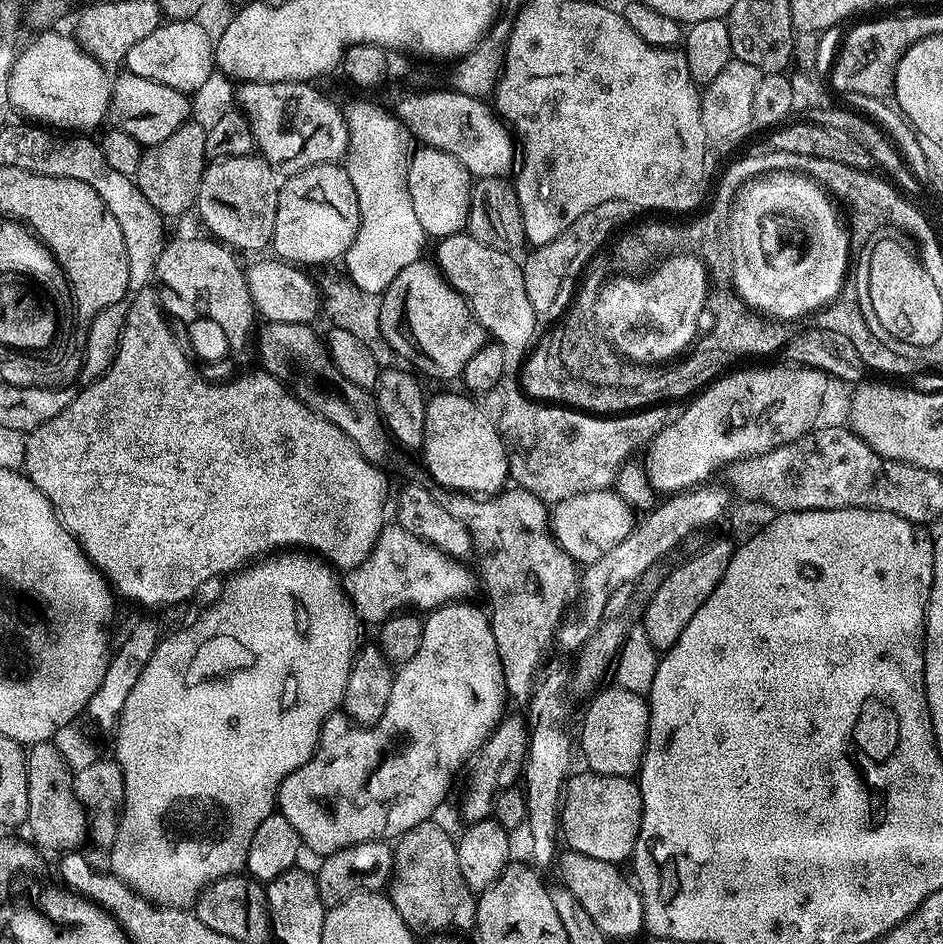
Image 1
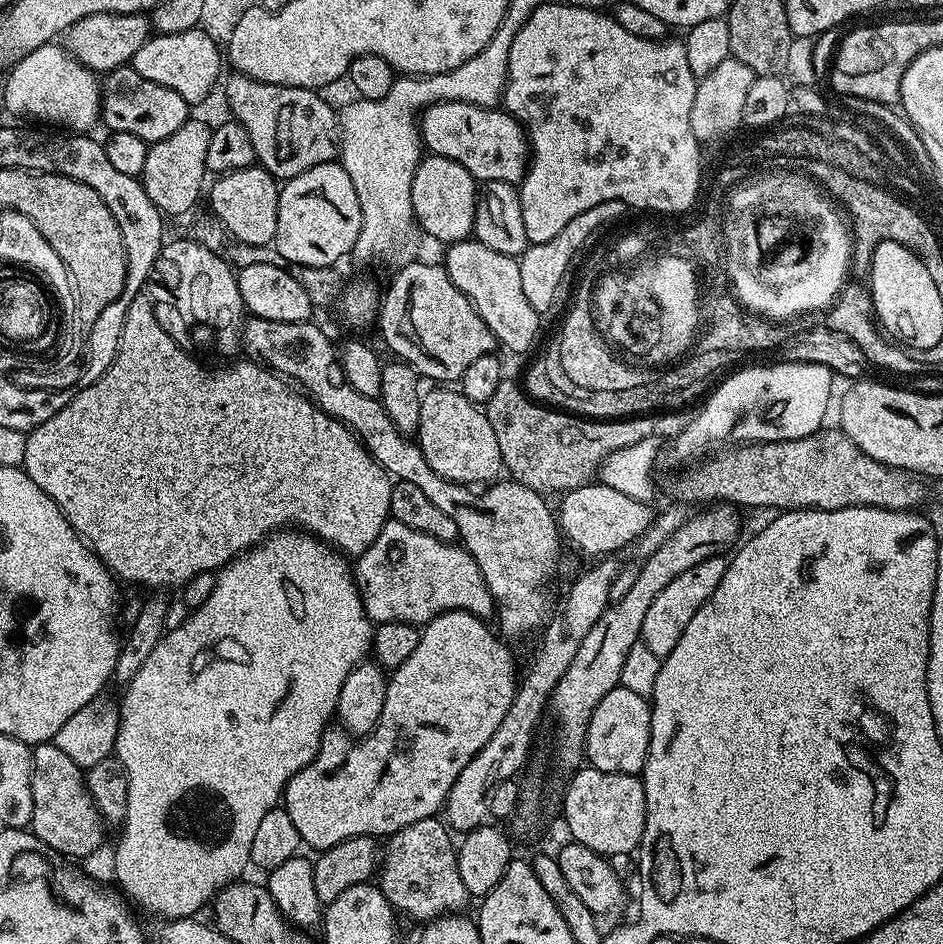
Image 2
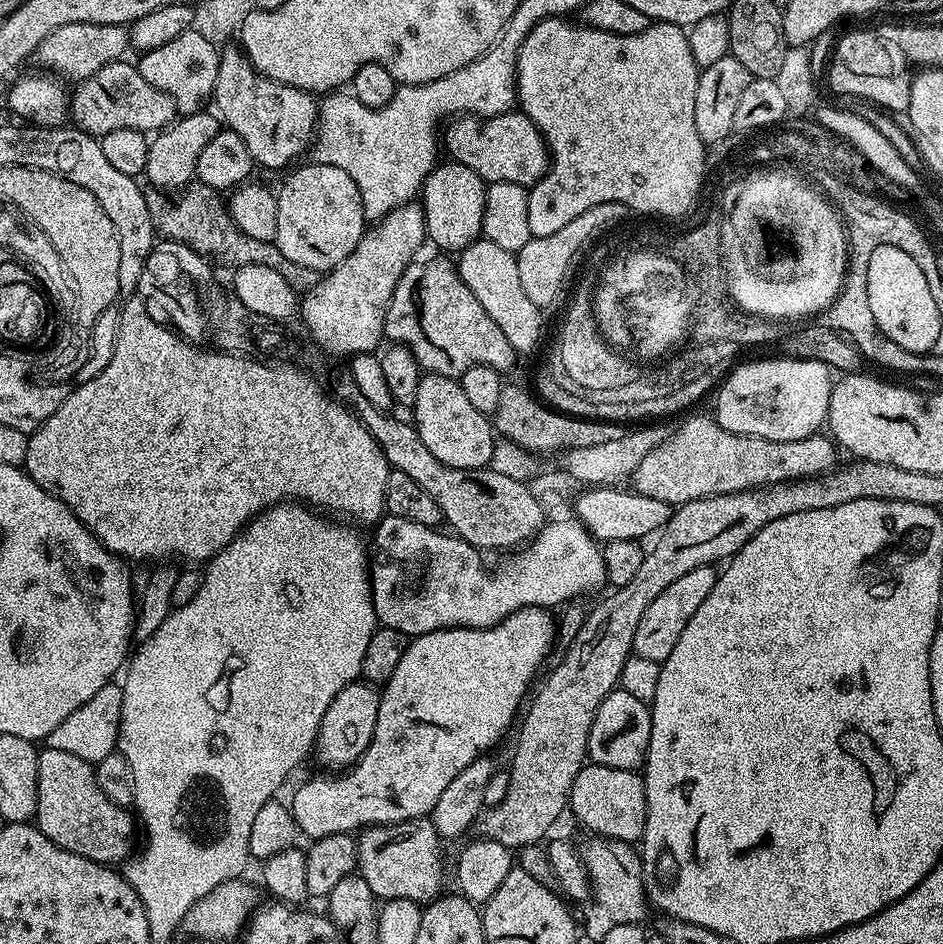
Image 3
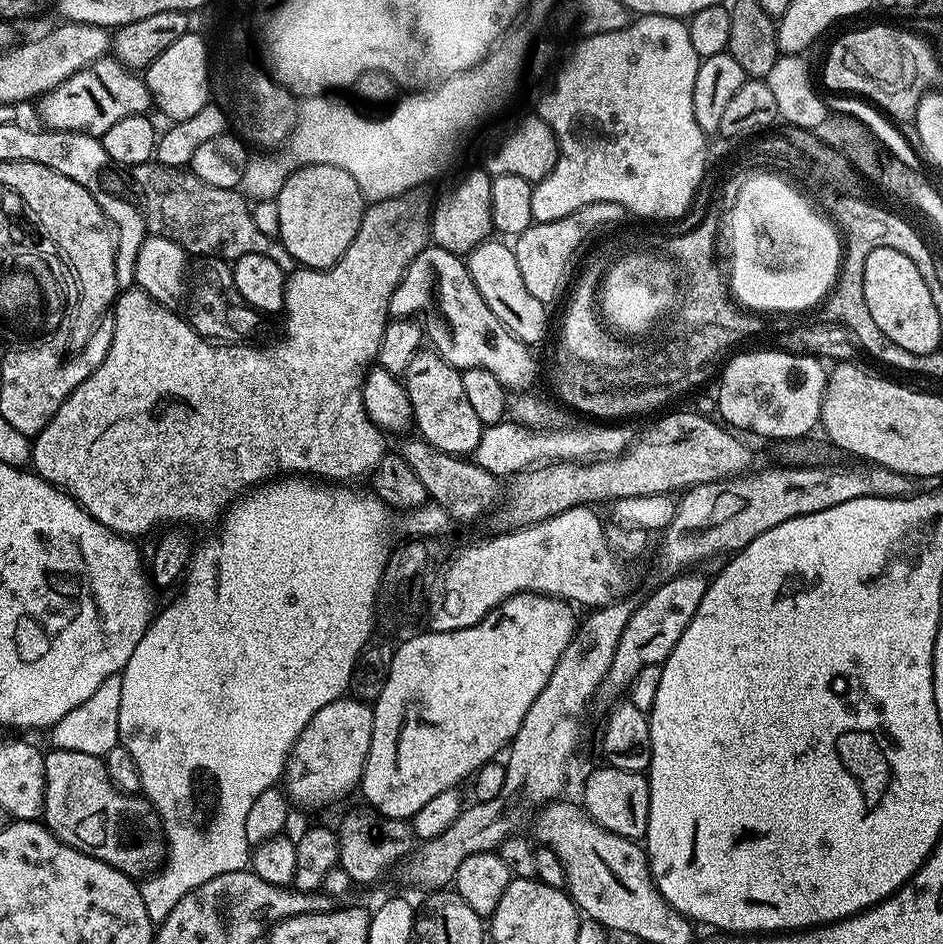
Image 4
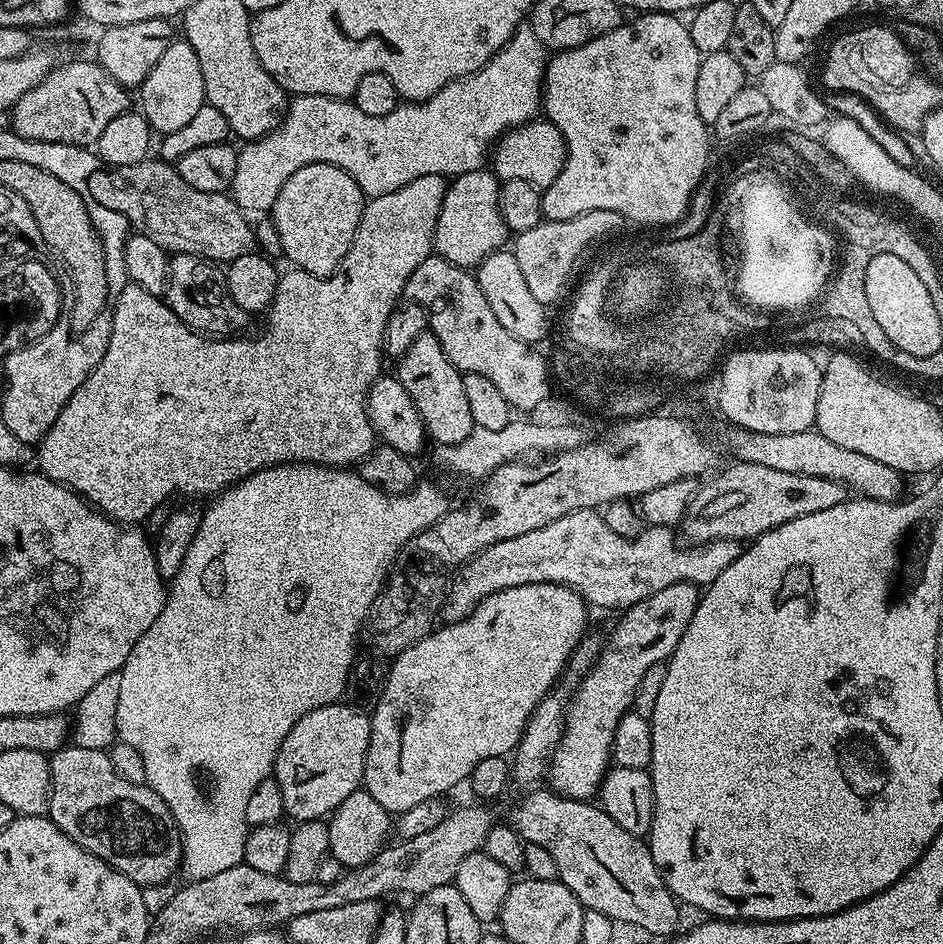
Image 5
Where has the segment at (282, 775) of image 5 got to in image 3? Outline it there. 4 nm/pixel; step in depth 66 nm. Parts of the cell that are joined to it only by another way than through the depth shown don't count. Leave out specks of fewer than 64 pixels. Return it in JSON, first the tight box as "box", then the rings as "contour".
{"box":[314,680,379,770],"contour":[[[358,680],[340,690],[337,698],[330,702],[330,707],[320,723],[314,749],[319,762],[328,768],[338,768],[334,770],[344,770],[359,761],[372,741],[379,705],[379,691],[366,682]]]}

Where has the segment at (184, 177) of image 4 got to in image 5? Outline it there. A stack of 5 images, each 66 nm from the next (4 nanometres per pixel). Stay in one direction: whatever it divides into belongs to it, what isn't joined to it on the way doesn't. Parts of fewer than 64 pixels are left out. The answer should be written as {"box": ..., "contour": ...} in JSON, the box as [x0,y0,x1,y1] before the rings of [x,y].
{"box":[106,158,257,262],"contour":[[[149,158],[109,173],[106,186],[108,207],[120,212],[139,235],[149,236],[169,253],[185,252],[191,256],[200,256],[203,260],[230,262],[234,258],[242,258],[242,254],[257,247],[253,221],[228,192],[196,190],[190,186],[190,182],[186,182],[186,178],[182,178],[182,174],[178,174],[178,170],[169,161]]]}

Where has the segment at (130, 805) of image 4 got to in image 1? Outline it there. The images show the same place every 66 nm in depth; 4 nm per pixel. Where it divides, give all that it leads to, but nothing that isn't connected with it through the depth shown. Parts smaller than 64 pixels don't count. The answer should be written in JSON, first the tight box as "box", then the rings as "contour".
{"box":[26,743,88,854],"contour":[[[55,743],[33,744],[27,749],[26,758],[26,787],[30,806],[28,807],[28,819],[26,828],[32,831],[31,839],[35,841],[41,849],[49,848],[55,854],[75,852],[81,847],[80,843],[85,843],[88,833],[88,816],[84,813],[76,797],[76,791],[72,785],[73,769],[62,758],[62,754],[56,748]]]}

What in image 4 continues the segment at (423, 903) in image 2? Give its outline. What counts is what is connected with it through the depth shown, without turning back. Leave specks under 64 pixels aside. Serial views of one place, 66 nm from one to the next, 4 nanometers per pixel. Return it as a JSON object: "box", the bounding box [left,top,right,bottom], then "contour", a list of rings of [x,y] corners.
{"box":[338,810,414,885],"contour":[[[372,810],[356,812],[348,816],[338,827],[340,837],[339,867],[350,874],[353,885],[372,884],[380,880],[404,855],[407,857],[413,851],[414,828],[408,820],[391,820]]]}

